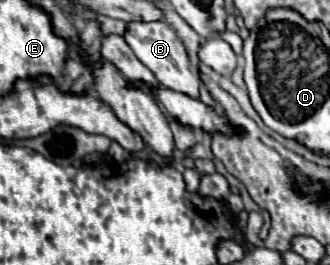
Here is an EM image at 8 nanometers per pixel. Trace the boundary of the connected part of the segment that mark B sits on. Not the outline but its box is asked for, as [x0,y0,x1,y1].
[124,21,200,97]

